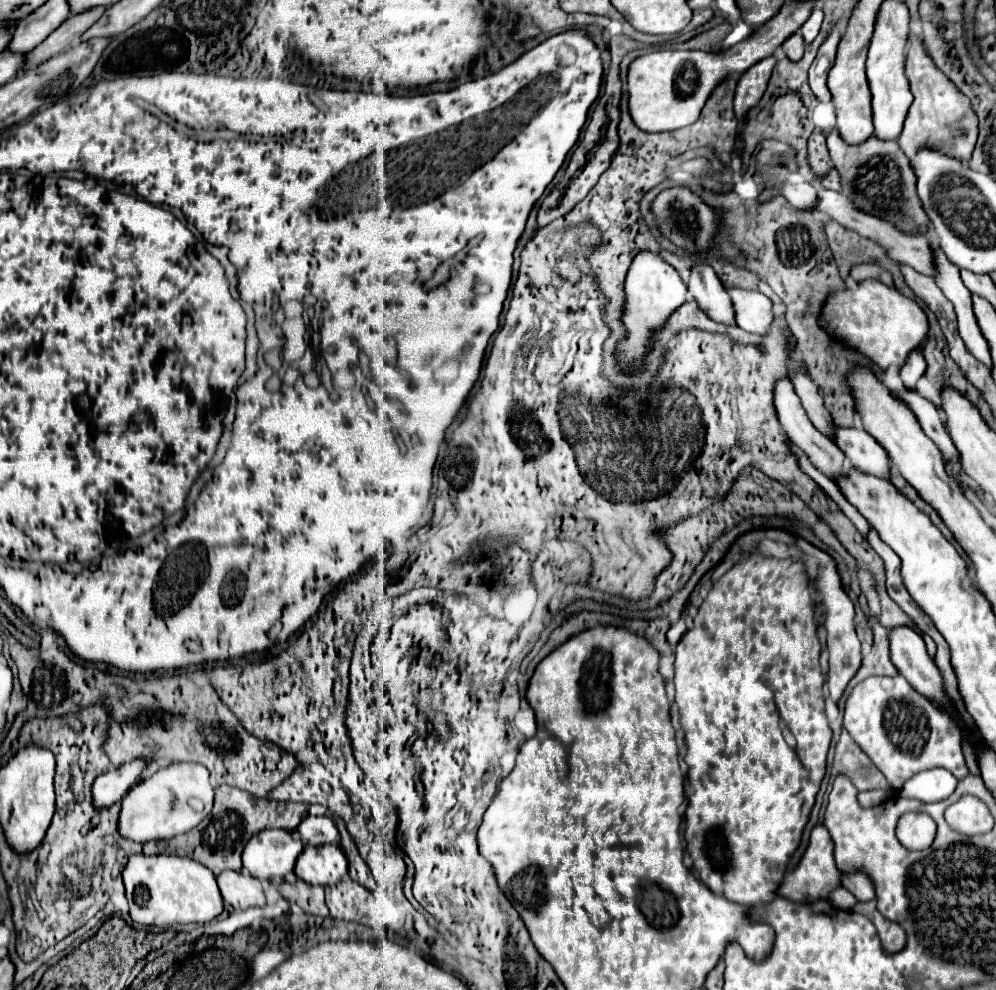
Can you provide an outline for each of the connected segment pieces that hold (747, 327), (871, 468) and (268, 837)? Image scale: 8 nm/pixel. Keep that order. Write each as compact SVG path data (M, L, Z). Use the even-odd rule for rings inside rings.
M729 288L727 292L733 300L735 322L739 328L753 334L769 332L769 324L773 322L773 310L771 300L765 294L741 288Z
M835 426L833 442L847 456L847 464L859 468L859 472L871 472L873 476L889 478L887 454L883 446L867 432Z
M263 830L243 850L243 868L257 880L271 880L293 872L295 838L287 830Z

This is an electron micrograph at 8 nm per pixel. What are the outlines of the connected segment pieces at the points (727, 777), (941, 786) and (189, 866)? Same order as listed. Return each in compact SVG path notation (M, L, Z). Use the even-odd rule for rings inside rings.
M747 556L741 562L735 562L733 568L729 568L711 588L711 592L705 596L697 616L693 618L693 626L683 634L683 638L677 644L677 660L675 660L675 702L681 708L681 724L685 728L685 740L687 740L687 754L685 762L689 766L689 784L693 786L693 796L689 798L689 806L685 812L687 820L687 830L685 830L685 842L687 842L687 852L693 858L693 868L699 872L699 878L715 892L721 894L723 898L743 904L743 906L759 906L767 904L775 898L777 886L785 874L787 862L795 848L799 846L801 832L809 820L810 813L815 804L816 795L820 790L821 782L825 776L825 758L827 750L831 744L831 728L825 716L825 698L823 698L823 674L819 666L819 654L821 654L821 642L817 638L817 628L815 628L815 610L813 610L813 600L809 592L809 578L805 574L805 568L801 562L795 562L791 558L779 560L771 556ZM787 722L789 730L793 732L797 746L795 754L787 746L781 734L781 724Z
M933 768L915 774L901 788L903 798L917 798L921 802L939 802L955 792L957 778L945 768Z
M135 854L129 858L129 862L123 868L123 882L127 898L129 894L133 894L137 886L143 886L149 892L149 900L141 908L131 906L131 918L145 926L173 926L173 924L191 924L191 922L203 924L211 922L223 912L223 898L219 894L219 886L213 872L207 872L203 864L191 858L167 856L167 854L157 854L157 856ZM193 916L209 916L209 918L193 918Z

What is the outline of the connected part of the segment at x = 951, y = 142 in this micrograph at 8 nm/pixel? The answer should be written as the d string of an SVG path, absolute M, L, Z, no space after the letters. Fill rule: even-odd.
M909 38L905 74L909 78L911 92L915 98L899 138L899 144L905 156L913 158L919 148L929 146L929 148L939 148L941 152L947 152L949 156L955 156L967 162L977 140L977 120L975 120L975 114L971 112L971 104L961 92L957 92L955 84L951 84L947 76L943 76L933 66L933 60L927 56L923 44L917 38Z

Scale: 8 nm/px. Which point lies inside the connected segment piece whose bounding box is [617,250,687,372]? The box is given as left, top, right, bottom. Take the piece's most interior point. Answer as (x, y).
(653, 289)

